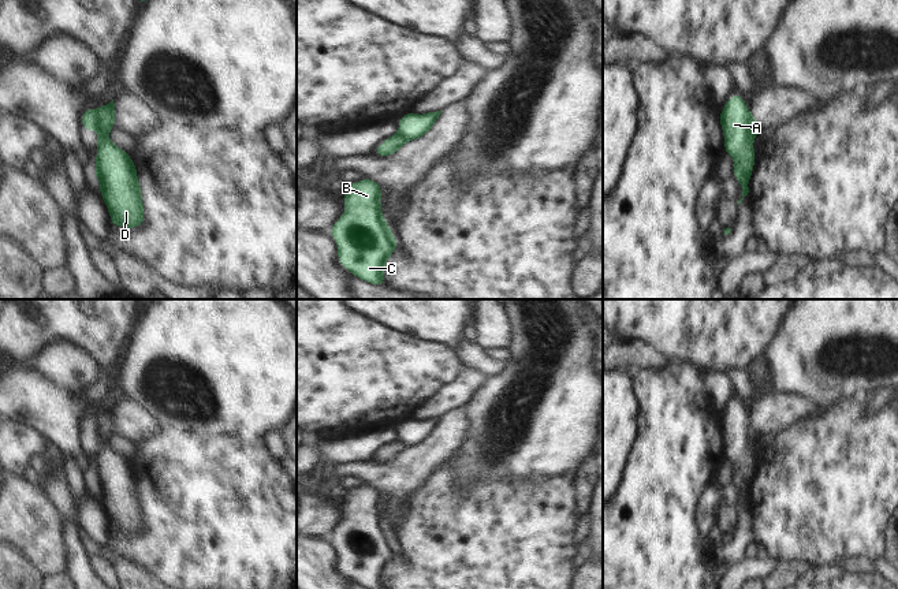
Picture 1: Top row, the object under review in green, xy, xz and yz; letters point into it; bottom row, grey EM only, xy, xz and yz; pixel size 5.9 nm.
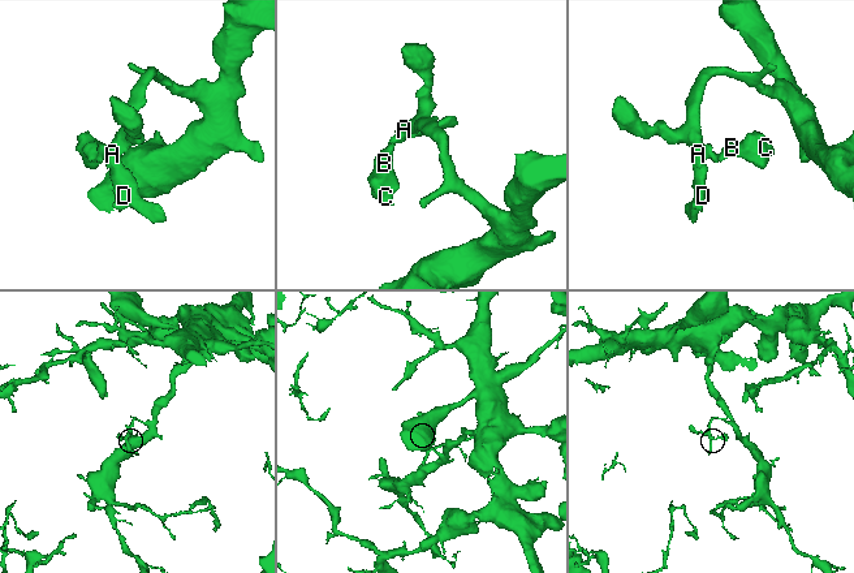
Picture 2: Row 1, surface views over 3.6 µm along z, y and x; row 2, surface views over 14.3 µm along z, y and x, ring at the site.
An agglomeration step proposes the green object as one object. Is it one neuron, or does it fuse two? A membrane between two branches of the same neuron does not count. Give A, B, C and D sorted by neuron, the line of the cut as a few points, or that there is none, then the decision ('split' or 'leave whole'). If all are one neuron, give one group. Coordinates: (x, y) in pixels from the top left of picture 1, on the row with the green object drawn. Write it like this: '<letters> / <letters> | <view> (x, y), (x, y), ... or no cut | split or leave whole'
A D / B C | xy (99, 108), (101, 119), (101, 141), (99, 146) | split

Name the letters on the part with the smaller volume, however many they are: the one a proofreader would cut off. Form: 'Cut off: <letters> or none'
Cut off: B, C

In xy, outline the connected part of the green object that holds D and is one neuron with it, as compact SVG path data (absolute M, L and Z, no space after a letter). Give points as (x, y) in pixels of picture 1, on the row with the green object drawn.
M113 100L98 109L101 111L103 138L97 148L94 175L100 180L100 194L109 210L112 225L137 228L145 221L137 167L130 154L108 138L115 127Z

